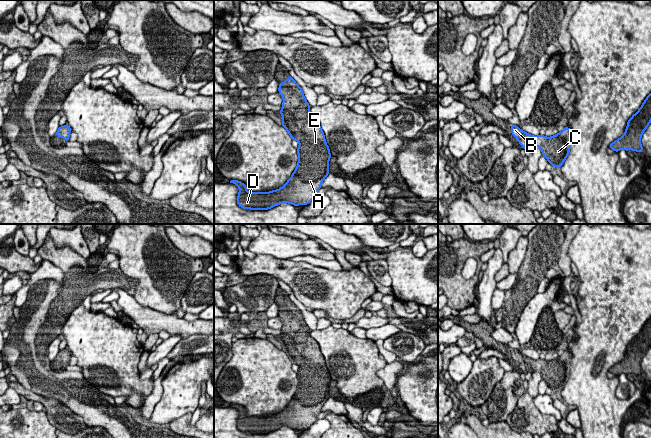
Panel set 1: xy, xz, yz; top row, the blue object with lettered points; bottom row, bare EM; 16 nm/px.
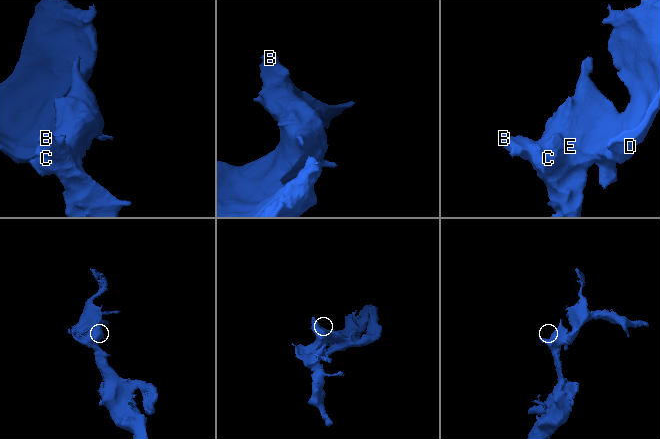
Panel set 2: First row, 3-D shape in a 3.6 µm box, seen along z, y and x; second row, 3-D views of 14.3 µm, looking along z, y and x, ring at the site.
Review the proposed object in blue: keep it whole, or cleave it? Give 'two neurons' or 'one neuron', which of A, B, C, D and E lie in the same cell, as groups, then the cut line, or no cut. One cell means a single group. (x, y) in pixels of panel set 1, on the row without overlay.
one neuron; A B C D E; no cut

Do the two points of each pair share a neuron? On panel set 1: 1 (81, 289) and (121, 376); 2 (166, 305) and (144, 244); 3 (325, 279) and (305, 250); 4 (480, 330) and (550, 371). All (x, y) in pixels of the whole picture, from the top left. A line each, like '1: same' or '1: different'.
1: different
2: same
3: different
4: same

